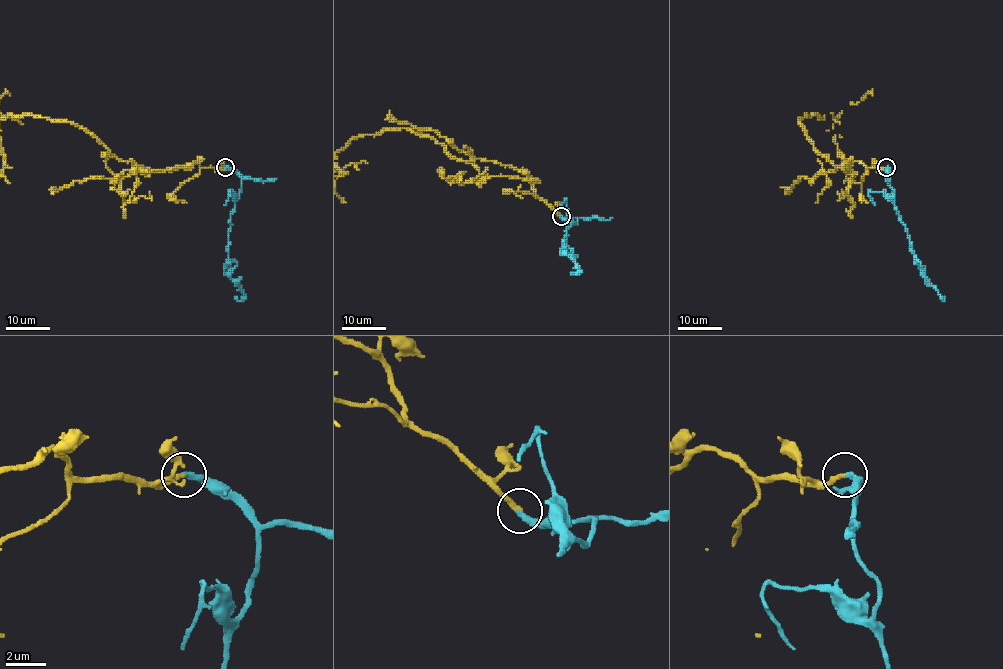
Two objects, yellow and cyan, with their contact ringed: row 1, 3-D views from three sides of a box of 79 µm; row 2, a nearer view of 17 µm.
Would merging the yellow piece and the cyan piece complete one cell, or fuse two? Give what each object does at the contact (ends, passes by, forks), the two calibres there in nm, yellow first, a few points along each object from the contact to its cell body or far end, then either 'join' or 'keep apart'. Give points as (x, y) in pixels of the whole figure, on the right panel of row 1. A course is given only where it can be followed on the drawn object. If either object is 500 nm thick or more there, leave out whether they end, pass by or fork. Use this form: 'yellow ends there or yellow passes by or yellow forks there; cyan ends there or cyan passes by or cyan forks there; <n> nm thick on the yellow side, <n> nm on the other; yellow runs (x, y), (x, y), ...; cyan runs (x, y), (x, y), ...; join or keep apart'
yellow ends there; cyan ends there; 240 nm thick on the yellow side, 300 nm on the other; cyan runs (886, 167), (888, 184), (894, 191), (892, 200), (909, 238), (914, 262), (943, 301), (943, 296); join

